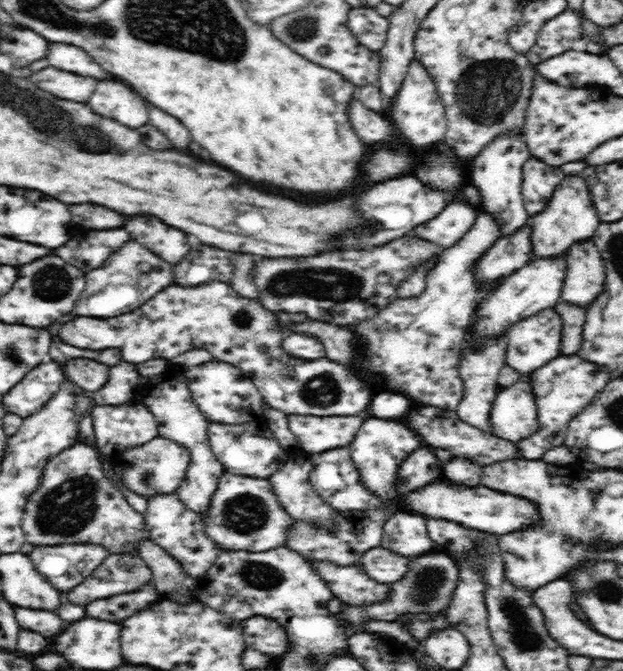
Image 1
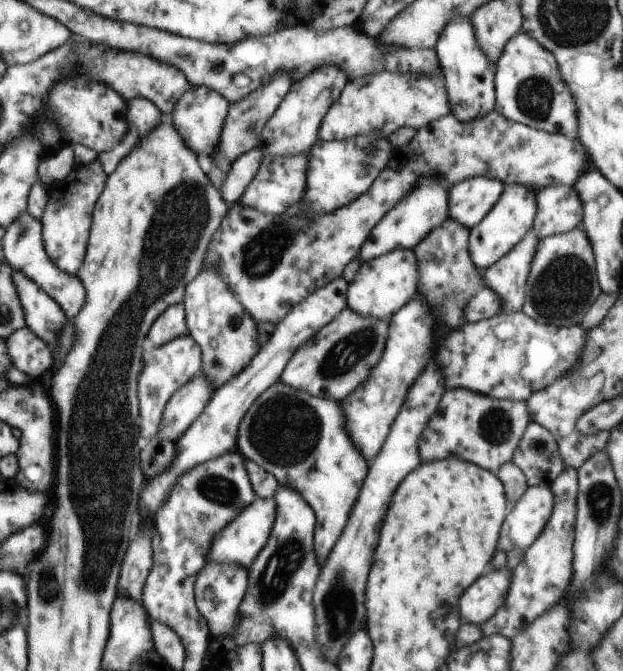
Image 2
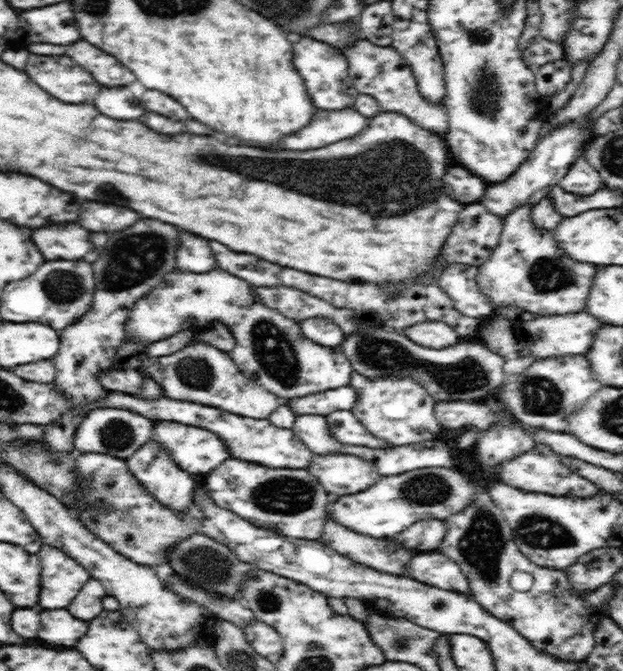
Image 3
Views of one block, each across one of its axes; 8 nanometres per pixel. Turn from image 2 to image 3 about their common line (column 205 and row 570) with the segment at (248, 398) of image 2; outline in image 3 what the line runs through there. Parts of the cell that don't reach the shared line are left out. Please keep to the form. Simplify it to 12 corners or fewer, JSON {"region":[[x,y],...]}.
{"region":[[442,554],[412,556],[408,577],[470,593],[468,577]]}

